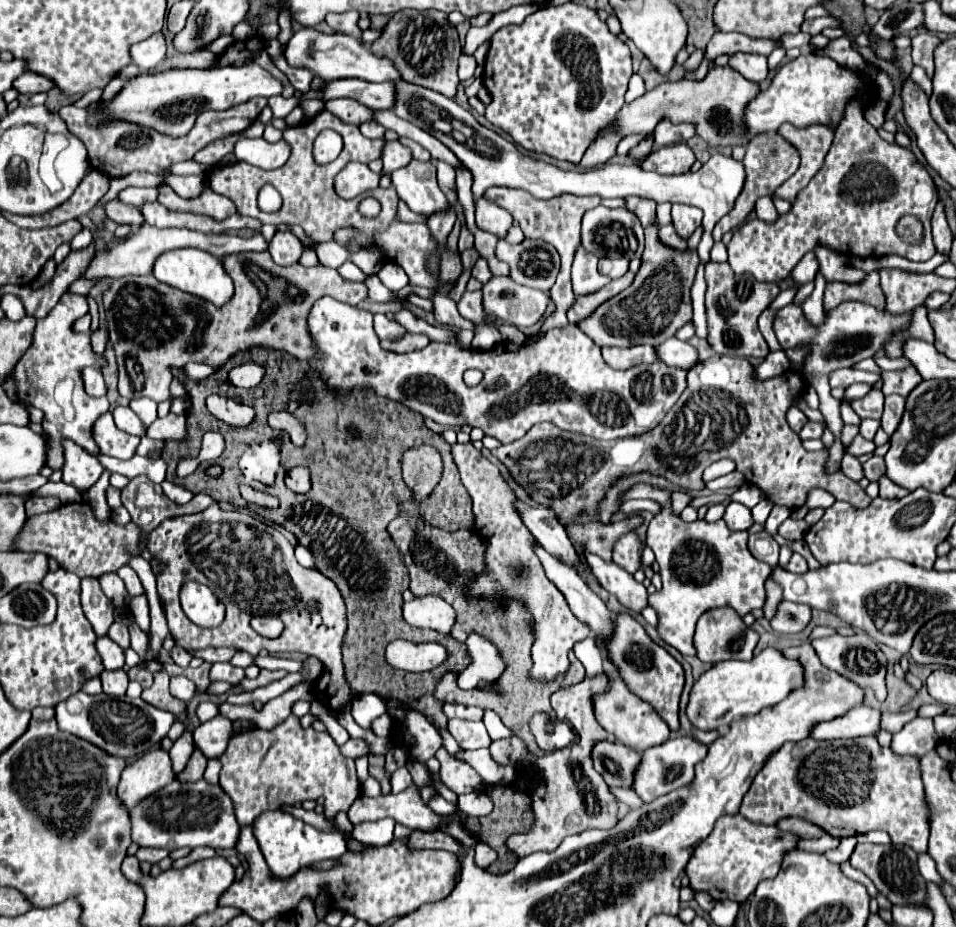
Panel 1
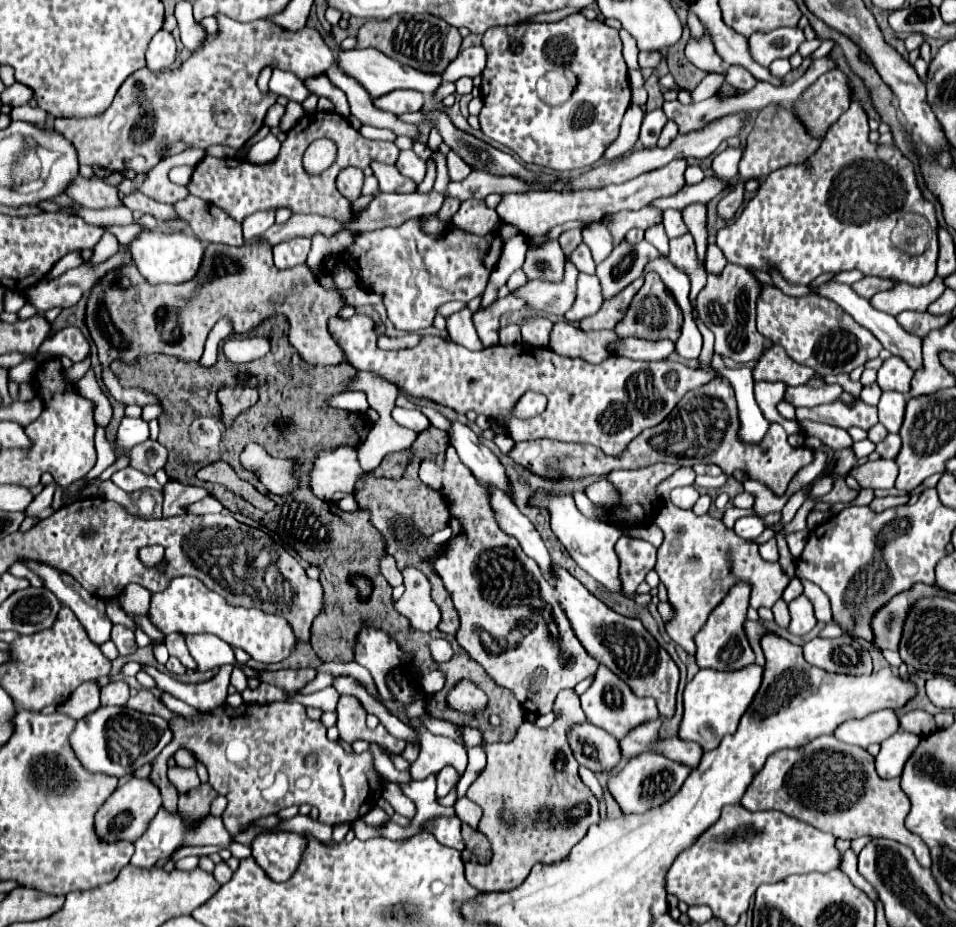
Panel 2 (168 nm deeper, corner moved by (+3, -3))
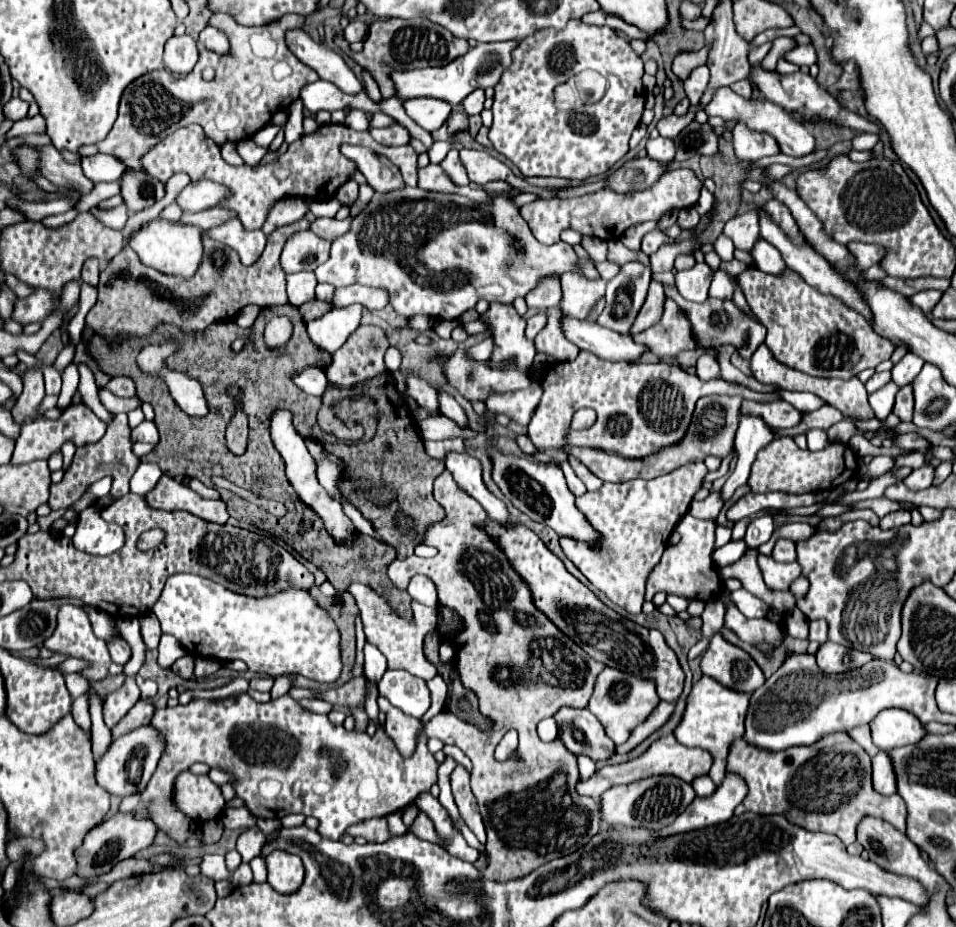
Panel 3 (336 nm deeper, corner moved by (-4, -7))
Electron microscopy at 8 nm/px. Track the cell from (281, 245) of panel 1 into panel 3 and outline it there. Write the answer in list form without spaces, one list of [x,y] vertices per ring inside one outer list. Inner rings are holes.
[[[299,231],[291,235],[281,253],[281,267],[285,273],[313,271],[329,257],[329,241],[319,239],[311,231]]]

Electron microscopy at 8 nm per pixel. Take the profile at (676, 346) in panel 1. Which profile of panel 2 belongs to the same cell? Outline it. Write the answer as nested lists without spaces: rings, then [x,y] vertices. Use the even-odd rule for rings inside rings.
[[[636,337],[620,339],[616,343],[608,345],[610,353],[616,353],[620,357],[628,359],[638,359],[638,361],[662,361],[670,353],[674,353],[674,343],[664,339],[664,341],[644,341]]]

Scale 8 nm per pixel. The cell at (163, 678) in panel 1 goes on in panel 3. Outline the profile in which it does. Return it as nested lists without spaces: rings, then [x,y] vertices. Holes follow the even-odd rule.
[[[139,701],[117,725],[115,729],[111,729],[113,735],[123,735],[139,725],[145,725],[145,723],[151,723],[153,719],[153,713],[155,713],[155,705],[149,703],[149,701]]]

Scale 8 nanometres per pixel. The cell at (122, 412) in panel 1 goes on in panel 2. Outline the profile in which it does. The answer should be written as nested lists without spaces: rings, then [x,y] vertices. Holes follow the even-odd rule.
[[[124,417],[122,423],[120,423],[120,427],[118,427],[118,437],[116,439],[120,441],[120,447],[130,449],[136,443],[148,439],[148,423],[144,419]]]

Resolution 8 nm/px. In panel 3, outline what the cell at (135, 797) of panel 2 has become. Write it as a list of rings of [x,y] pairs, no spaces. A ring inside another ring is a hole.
[[[115,813],[113,817],[109,817],[107,821],[103,821],[101,825],[97,825],[95,829],[91,829],[83,841],[83,845],[75,851],[77,863],[79,863],[79,875],[81,877],[97,877],[103,873],[109,873],[111,867],[123,859],[133,857],[137,851],[147,849],[155,835],[157,835],[157,825],[151,819],[139,819],[135,817],[135,813]]]

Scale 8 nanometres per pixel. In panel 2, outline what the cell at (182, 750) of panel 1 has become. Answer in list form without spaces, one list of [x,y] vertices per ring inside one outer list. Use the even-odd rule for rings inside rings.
[[[170,767],[168,777],[172,785],[178,789],[178,793],[188,793],[196,785],[200,785],[200,779],[194,769],[182,769],[182,767]]]

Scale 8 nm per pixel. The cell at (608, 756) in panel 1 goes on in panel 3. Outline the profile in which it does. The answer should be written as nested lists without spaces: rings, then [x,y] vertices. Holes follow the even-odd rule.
[[[563,707],[555,713],[559,737],[575,755],[587,755],[593,761],[605,761],[615,753],[615,743],[605,735],[603,725],[589,709]]]

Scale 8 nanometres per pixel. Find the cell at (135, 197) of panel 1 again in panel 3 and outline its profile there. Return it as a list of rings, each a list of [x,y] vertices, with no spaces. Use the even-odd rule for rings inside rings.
[[[195,181],[177,195],[175,203],[183,209],[183,213],[189,213],[215,207],[223,197],[227,197],[227,189],[223,189],[223,185],[215,185],[211,181]]]

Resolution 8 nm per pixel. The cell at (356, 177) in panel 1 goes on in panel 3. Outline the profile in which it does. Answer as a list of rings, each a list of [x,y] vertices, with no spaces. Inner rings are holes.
[[[351,179],[351,181],[347,181],[341,189],[339,189],[339,193],[335,195],[341,203],[345,203],[345,205],[353,205],[355,203],[355,199],[357,199],[357,189],[359,189],[359,185]]]

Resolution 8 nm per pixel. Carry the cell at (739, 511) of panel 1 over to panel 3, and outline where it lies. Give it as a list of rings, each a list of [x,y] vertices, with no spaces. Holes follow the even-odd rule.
[[[769,515],[755,519],[755,521],[747,527],[747,533],[745,533],[745,543],[747,543],[747,547],[757,549],[757,547],[763,545],[765,541],[769,541],[773,529],[775,529],[775,525],[773,525],[773,519],[771,519]]]

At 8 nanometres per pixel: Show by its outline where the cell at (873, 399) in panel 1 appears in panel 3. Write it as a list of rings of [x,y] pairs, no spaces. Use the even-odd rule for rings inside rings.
[[[743,401],[741,405],[741,413],[751,413],[751,415],[759,415],[763,419],[769,421],[769,425],[777,427],[777,429],[787,429],[787,427],[795,427],[803,421],[805,413],[797,411],[793,405],[785,403],[785,401],[777,401],[777,403],[755,403],[755,401]]]

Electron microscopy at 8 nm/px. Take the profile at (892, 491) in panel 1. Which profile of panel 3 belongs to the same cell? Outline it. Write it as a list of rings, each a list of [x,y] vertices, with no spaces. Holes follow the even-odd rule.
[[[893,511],[893,513],[889,513],[889,515],[885,515],[883,519],[881,519],[881,527],[883,529],[891,529],[891,527],[899,527],[899,525],[905,525],[905,523],[909,523],[911,521],[911,515],[909,515],[909,511]]]

